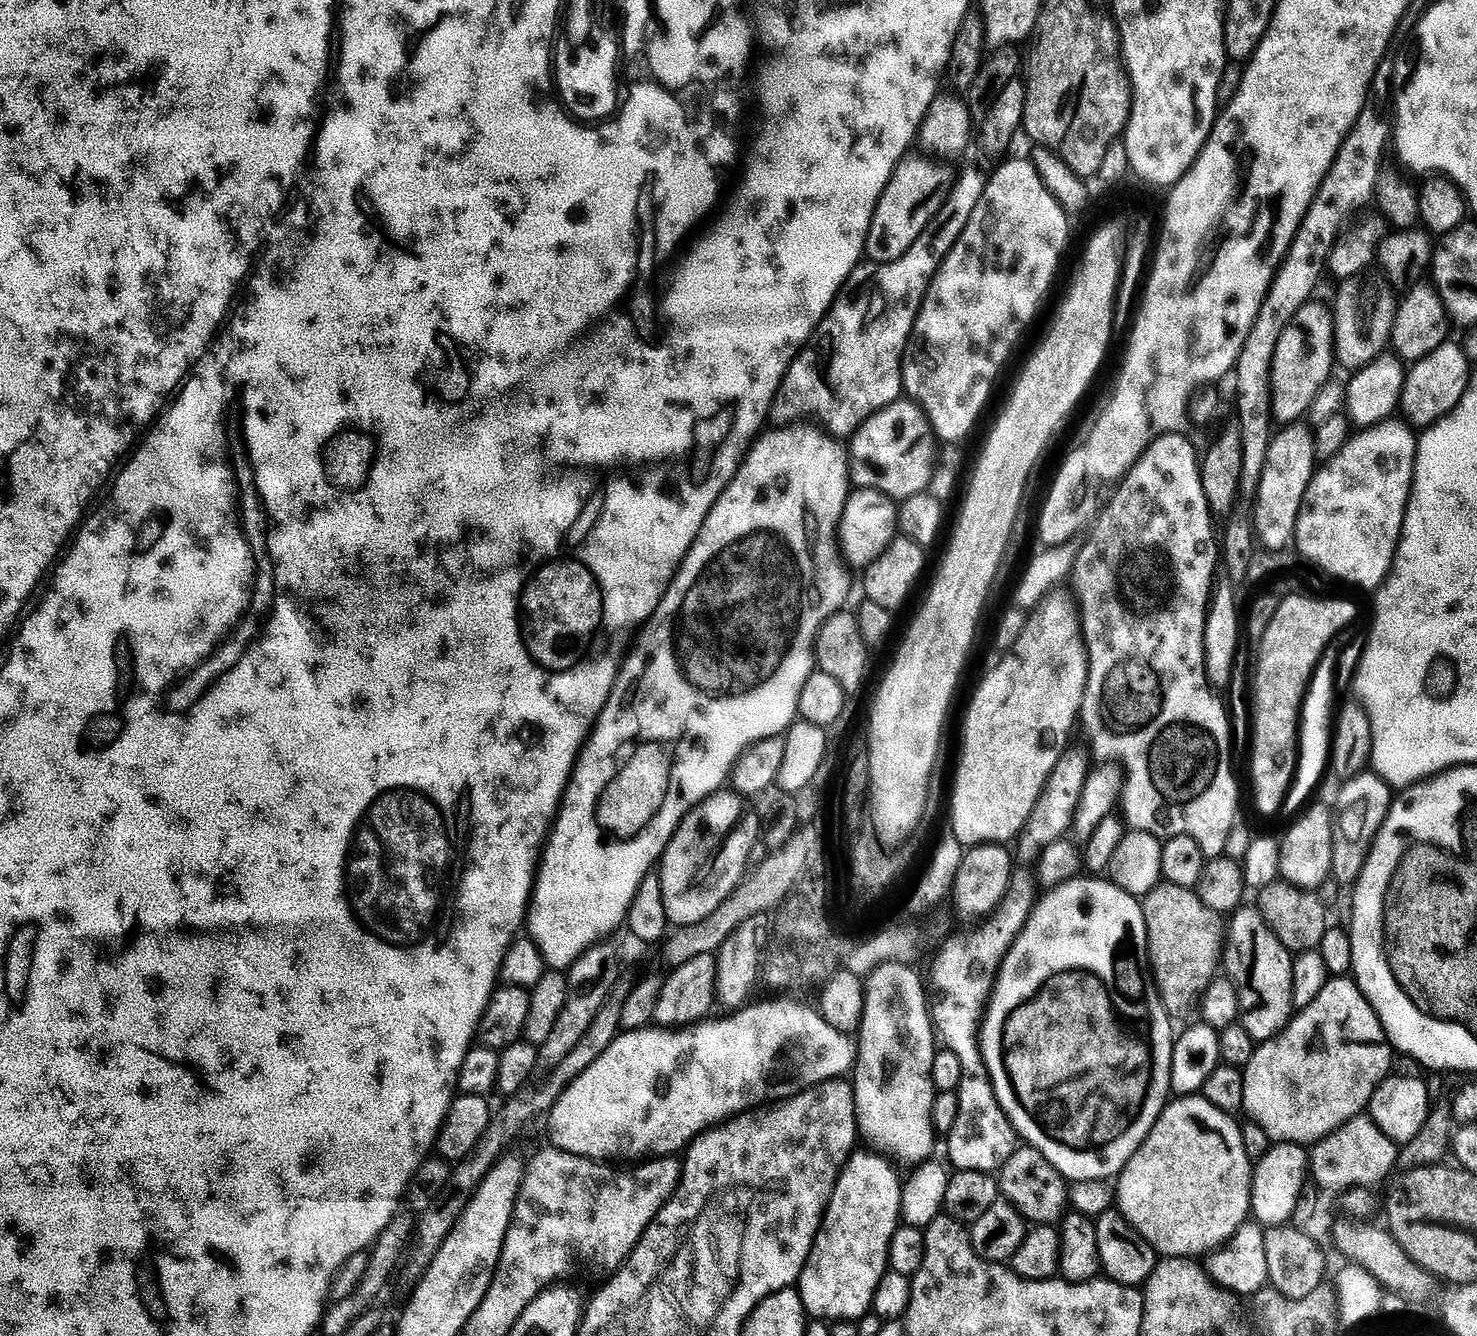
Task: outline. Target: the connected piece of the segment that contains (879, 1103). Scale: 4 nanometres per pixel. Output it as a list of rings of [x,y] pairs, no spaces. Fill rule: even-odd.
[[[826,984],[821,990],[822,996],[818,1003],[821,1015],[835,1029],[852,1034],[860,1025],[860,1034],[856,1036],[858,1053],[852,1071],[852,1085],[855,1090],[857,1129],[861,1139],[865,1139],[881,1155],[890,1158],[895,1156],[911,1166],[917,1165],[919,1160],[929,1159],[938,1132],[928,1111],[928,1104],[926,1108],[925,1098],[933,1091],[935,1082],[933,1071],[928,1069],[928,1058],[918,1050],[920,1046],[912,1029],[909,1026],[896,1028],[892,1010],[872,1008],[868,1016],[862,1016],[858,1008],[863,1008],[864,1002],[840,998],[836,986]],[[888,1060],[892,1064],[892,1074],[886,1082]],[[924,1080],[929,1080],[928,1085],[924,1084]]]

